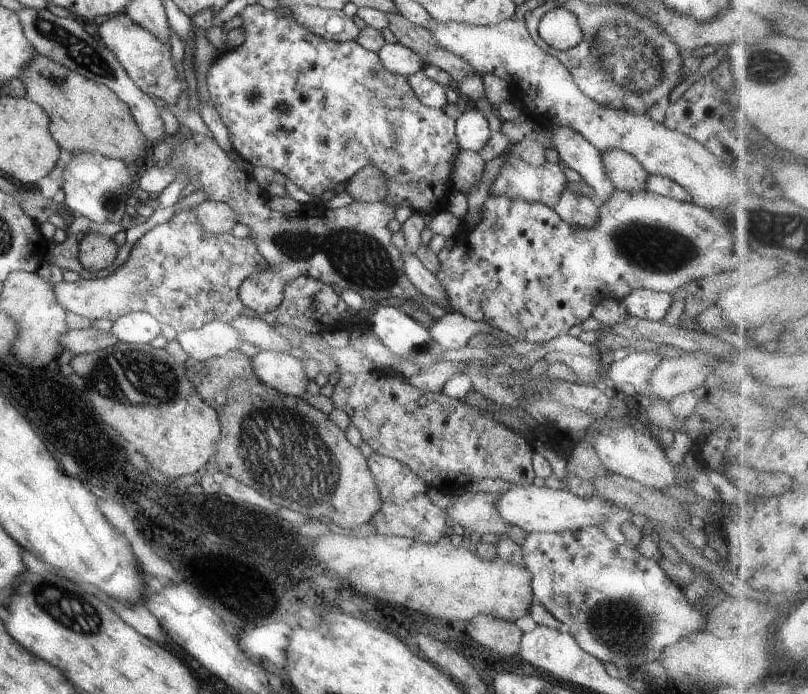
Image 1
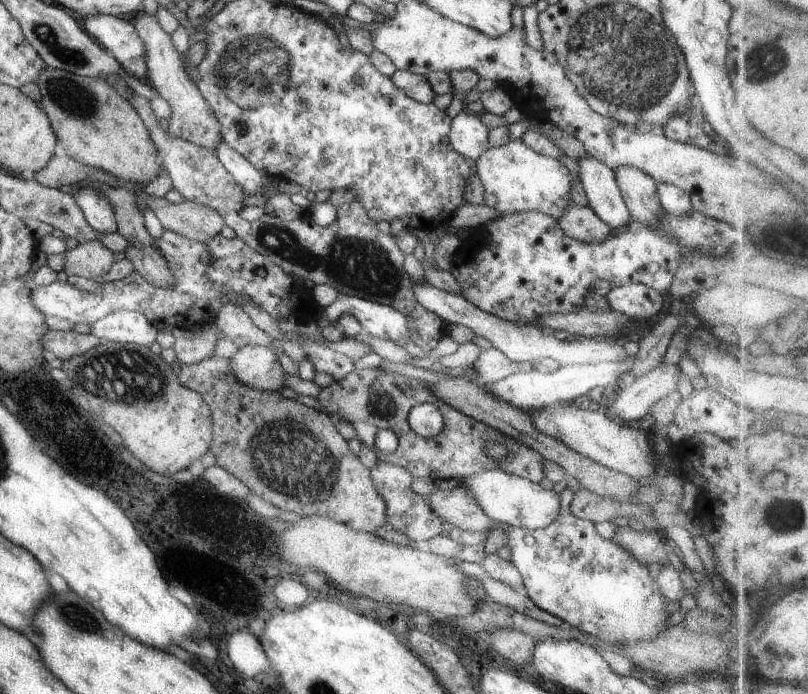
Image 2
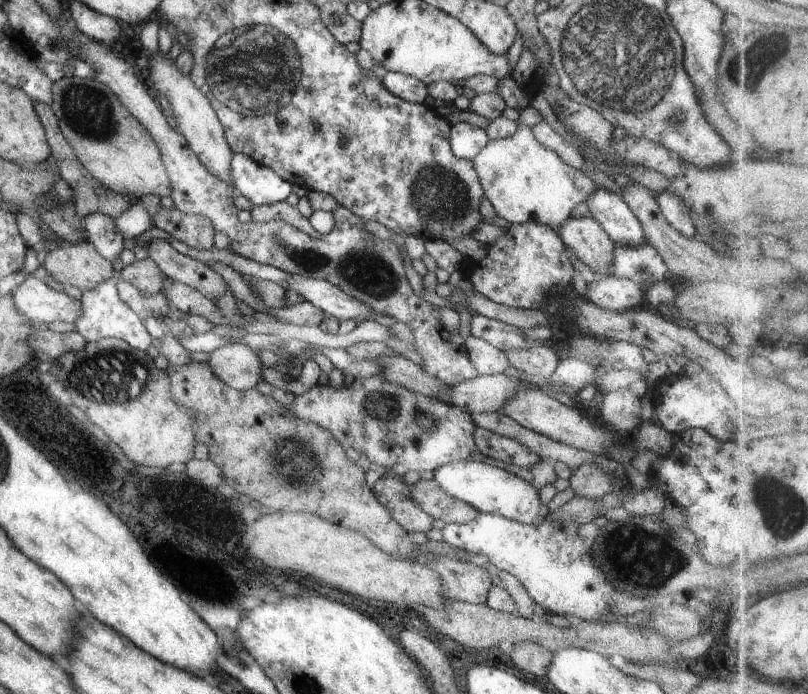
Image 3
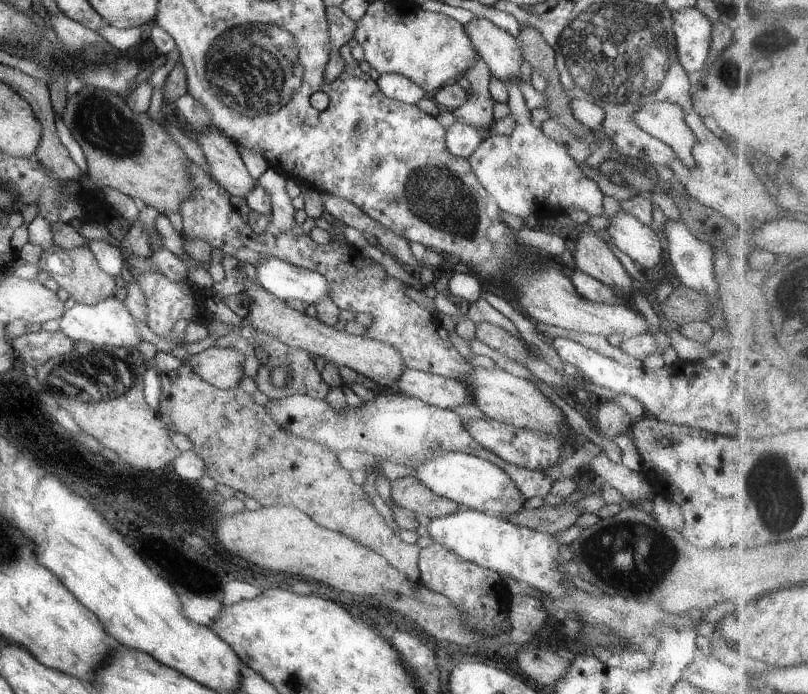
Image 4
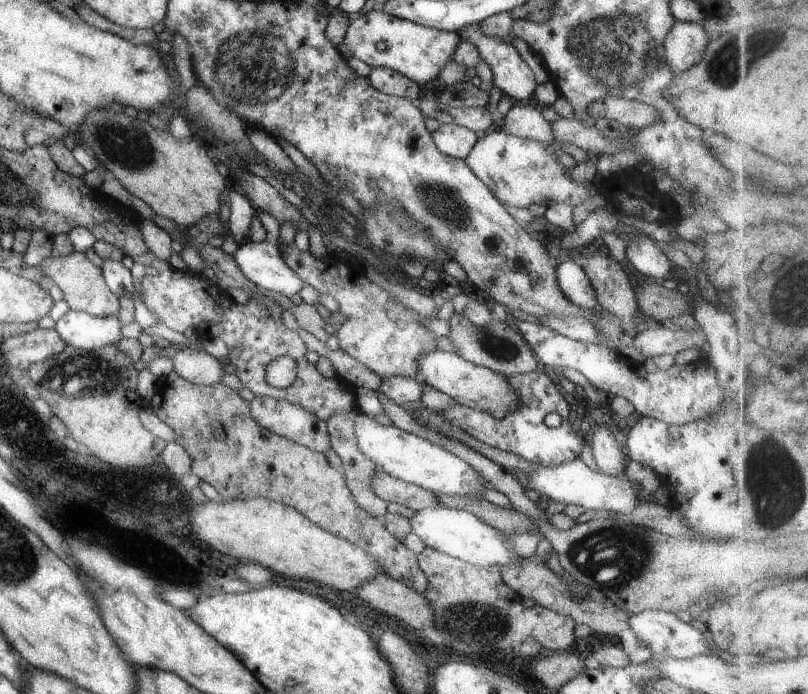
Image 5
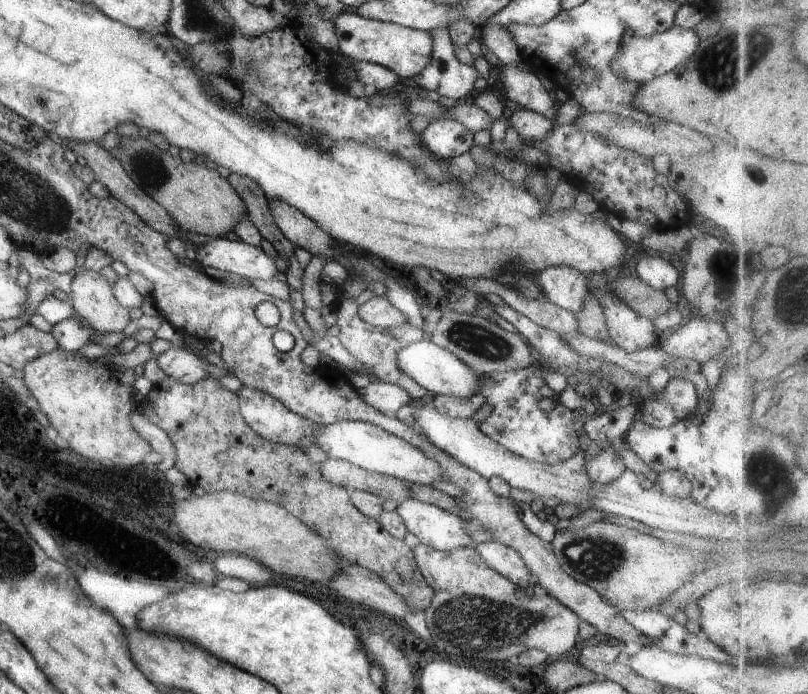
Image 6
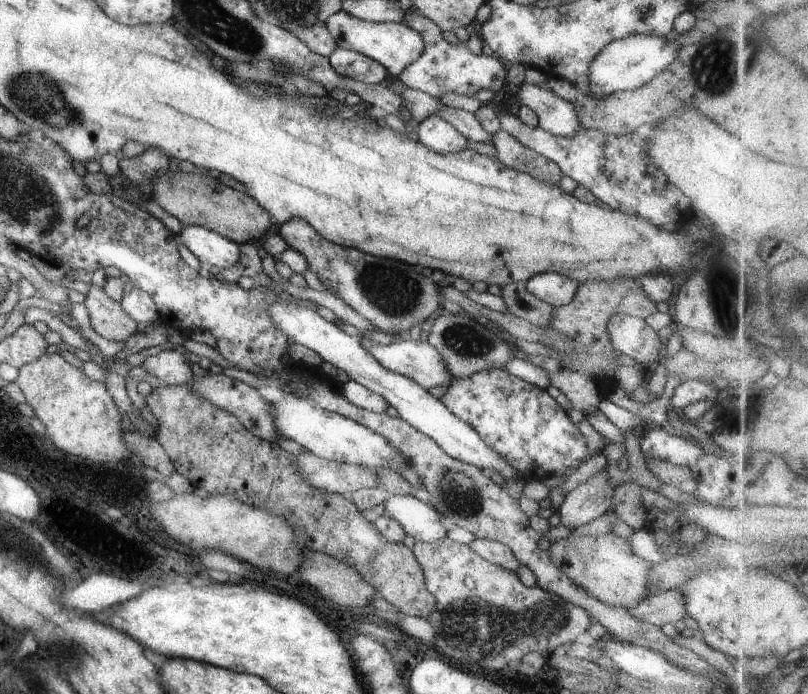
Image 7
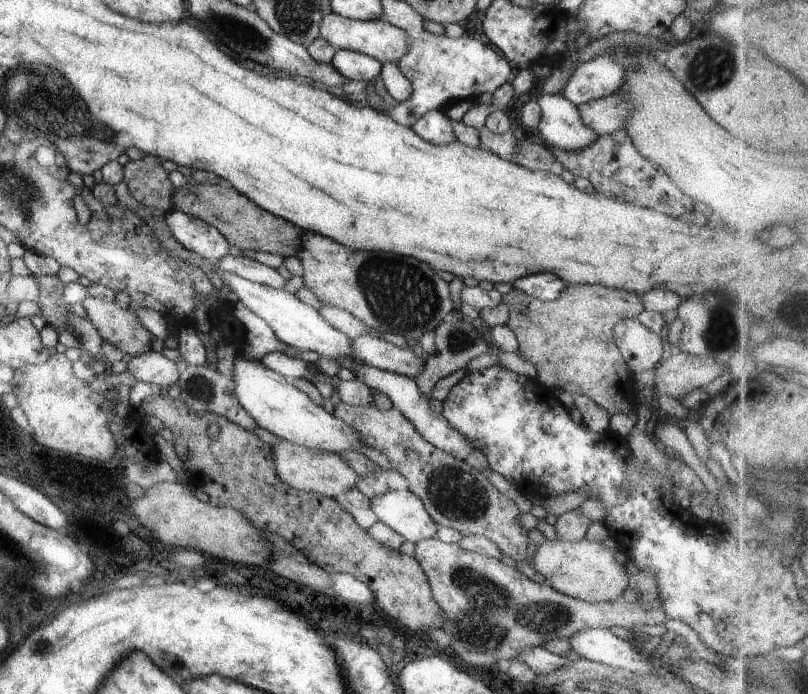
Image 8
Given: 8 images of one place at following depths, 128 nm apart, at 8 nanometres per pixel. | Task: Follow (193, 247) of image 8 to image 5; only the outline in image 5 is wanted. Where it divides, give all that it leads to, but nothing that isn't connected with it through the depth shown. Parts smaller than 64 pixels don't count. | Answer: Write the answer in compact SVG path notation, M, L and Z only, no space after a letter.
M257 209L257 212L260 222L264 226L264 229L266 229L266 238L259 243L248 240L248 242L240 244L234 256L235 263L242 274L248 277L258 288L267 290L271 296L273 294L282 294L282 296L288 296L290 298L304 288L305 282L303 278L299 277L298 273L295 273L284 262L283 256L278 248L277 240L281 226L279 220L266 210L260 211Z

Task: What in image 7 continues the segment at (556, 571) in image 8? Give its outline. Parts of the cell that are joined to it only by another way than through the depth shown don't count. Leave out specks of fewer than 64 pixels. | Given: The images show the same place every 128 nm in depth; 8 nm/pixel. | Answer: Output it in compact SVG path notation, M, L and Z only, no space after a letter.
M612 531L600 536L589 534L575 536L574 534L570 534L569 537L565 539L554 541L549 549L549 553L554 564L562 570L563 573L566 573L567 576L575 582L575 585L581 586L583 591L595 596L608 606L632 609L641 600L644 600L649 594L654 592L649 587L648 580L649 572L654 563L652 561L646 561L636 555L636 553L632 551L629 540L630 538L620 537Z

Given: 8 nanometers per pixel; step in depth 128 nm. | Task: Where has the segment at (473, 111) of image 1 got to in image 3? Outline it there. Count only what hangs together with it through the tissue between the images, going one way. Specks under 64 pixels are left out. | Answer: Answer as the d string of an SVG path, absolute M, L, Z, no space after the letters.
M465 121L451 125L449 143L456 158L473 159L489 141L486 131L478 126Z

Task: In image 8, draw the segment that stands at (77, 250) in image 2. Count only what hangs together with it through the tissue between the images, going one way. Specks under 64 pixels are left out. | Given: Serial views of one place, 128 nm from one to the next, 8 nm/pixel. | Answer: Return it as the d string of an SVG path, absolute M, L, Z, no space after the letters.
M89 294L82 302L87 319L104 341L130 357L151 350L153 336L128 308Z

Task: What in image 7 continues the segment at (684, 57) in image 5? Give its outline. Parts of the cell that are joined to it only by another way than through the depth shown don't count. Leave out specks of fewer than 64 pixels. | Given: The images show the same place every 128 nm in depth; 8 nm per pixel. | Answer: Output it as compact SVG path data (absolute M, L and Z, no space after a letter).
M631 34L613 40L605 46L592 61L589 72L591 94L594 98L610 96L618 91L640 89L657 77L676 58L682 48L680 43L667 37L645 34Z

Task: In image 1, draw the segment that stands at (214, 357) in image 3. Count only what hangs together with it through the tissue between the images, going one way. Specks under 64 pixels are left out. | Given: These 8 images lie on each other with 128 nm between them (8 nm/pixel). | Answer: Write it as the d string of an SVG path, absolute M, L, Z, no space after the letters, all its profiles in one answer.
M271 347L262 350L250 360L256 378L264 386L292 397L301 397L307 392L309 378L302 360L288 353L277 352Z

